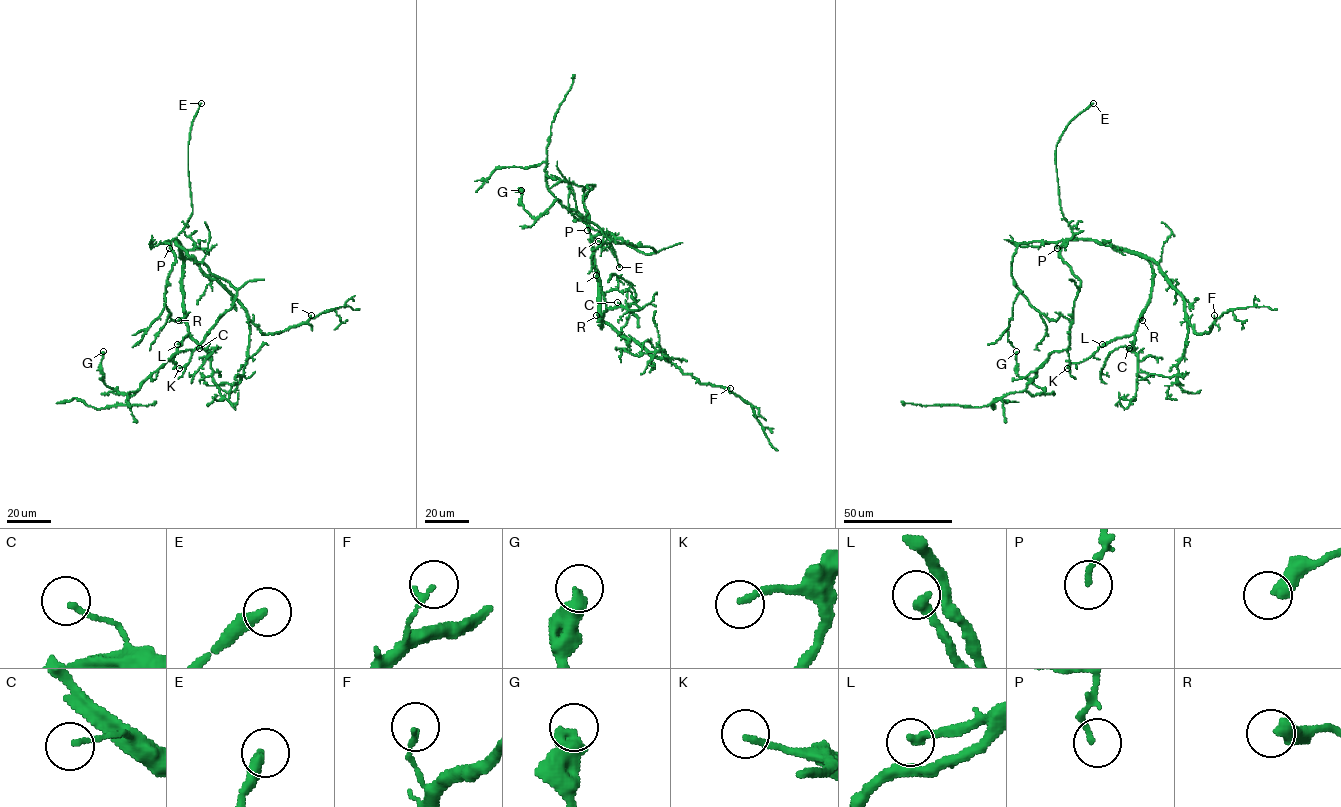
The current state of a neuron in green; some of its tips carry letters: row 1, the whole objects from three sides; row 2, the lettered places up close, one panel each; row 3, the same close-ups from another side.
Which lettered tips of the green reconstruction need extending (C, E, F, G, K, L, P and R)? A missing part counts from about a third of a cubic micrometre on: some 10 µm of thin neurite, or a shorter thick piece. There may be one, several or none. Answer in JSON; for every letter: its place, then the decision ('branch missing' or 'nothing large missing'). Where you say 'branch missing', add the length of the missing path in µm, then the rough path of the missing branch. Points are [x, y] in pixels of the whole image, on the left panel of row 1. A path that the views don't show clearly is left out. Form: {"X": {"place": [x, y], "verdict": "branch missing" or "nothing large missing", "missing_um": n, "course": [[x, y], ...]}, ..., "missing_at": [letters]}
{"C": {"place": [199, 348], "verdict": "nothing large missing"}, "E": {"place": [201, 103], "verdict": "branch missing", "missing_um": 60}, "F": {"place": [311, 315], "verdict": "nothing large missing"}, "G": {"place": [103, 351], "verdict": "nothing large missing"}, "K": {"place": [179, 368], "verdict": "branch missing", "missing_um": 9}, "L": {"place": [177, 344], "verdict": "branch missing", "missing_um": 15}, "P": {"place": [169, 248], "verdict": "branch missing", "missing_um": 7}, "R": {"place": [178, 320], "verdict": "nothing large missing"}, "missing_at": ["E", "K", "L", "P"]}

